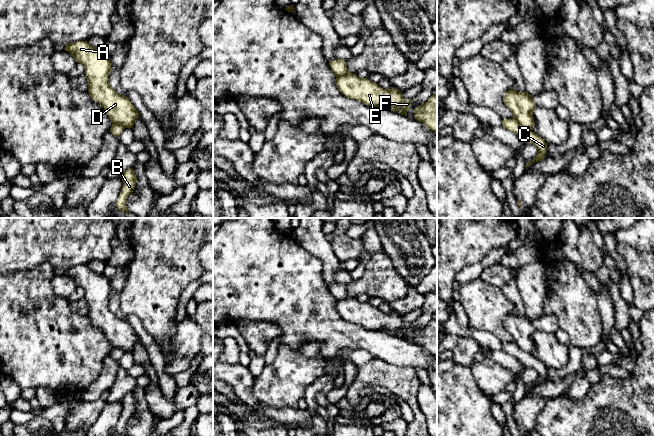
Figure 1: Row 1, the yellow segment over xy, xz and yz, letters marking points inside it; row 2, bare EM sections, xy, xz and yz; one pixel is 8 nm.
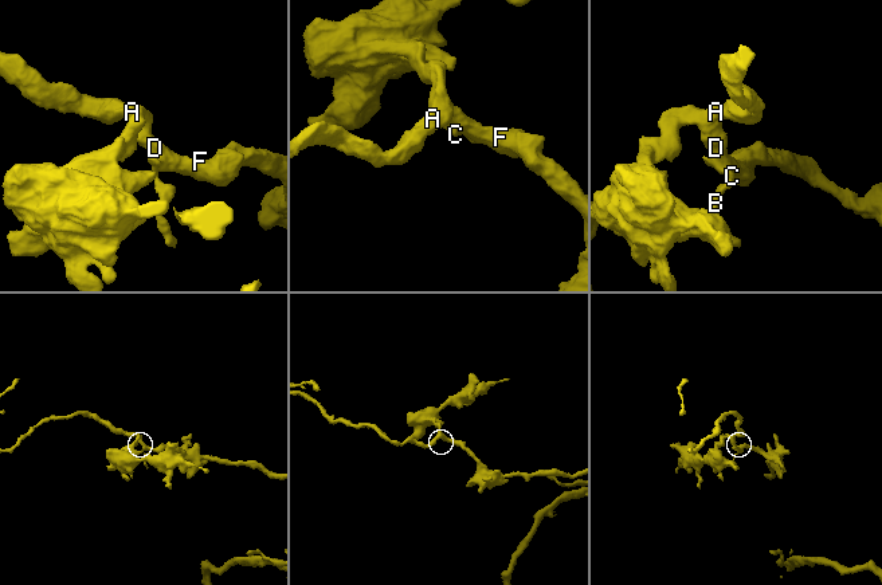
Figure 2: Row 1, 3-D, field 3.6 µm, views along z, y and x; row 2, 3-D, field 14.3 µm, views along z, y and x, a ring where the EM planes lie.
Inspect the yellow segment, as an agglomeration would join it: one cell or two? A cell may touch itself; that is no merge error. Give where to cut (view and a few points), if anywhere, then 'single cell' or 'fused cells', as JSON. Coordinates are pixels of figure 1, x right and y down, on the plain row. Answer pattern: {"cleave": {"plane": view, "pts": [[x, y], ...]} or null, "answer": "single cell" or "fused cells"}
{"cleave": {"plane": "yz", "pts": [[513, 340], [530, 354]]}, "answer": "fused cells"}

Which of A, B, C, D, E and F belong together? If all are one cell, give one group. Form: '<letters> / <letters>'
A D E F / B C

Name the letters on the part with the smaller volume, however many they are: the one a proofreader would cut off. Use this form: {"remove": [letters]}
{"remove": ["B", "C"]}

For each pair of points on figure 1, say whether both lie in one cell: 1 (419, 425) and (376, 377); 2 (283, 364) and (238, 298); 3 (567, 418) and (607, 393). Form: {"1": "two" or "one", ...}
{"1": "one", "2": "two", "3": "one"}

